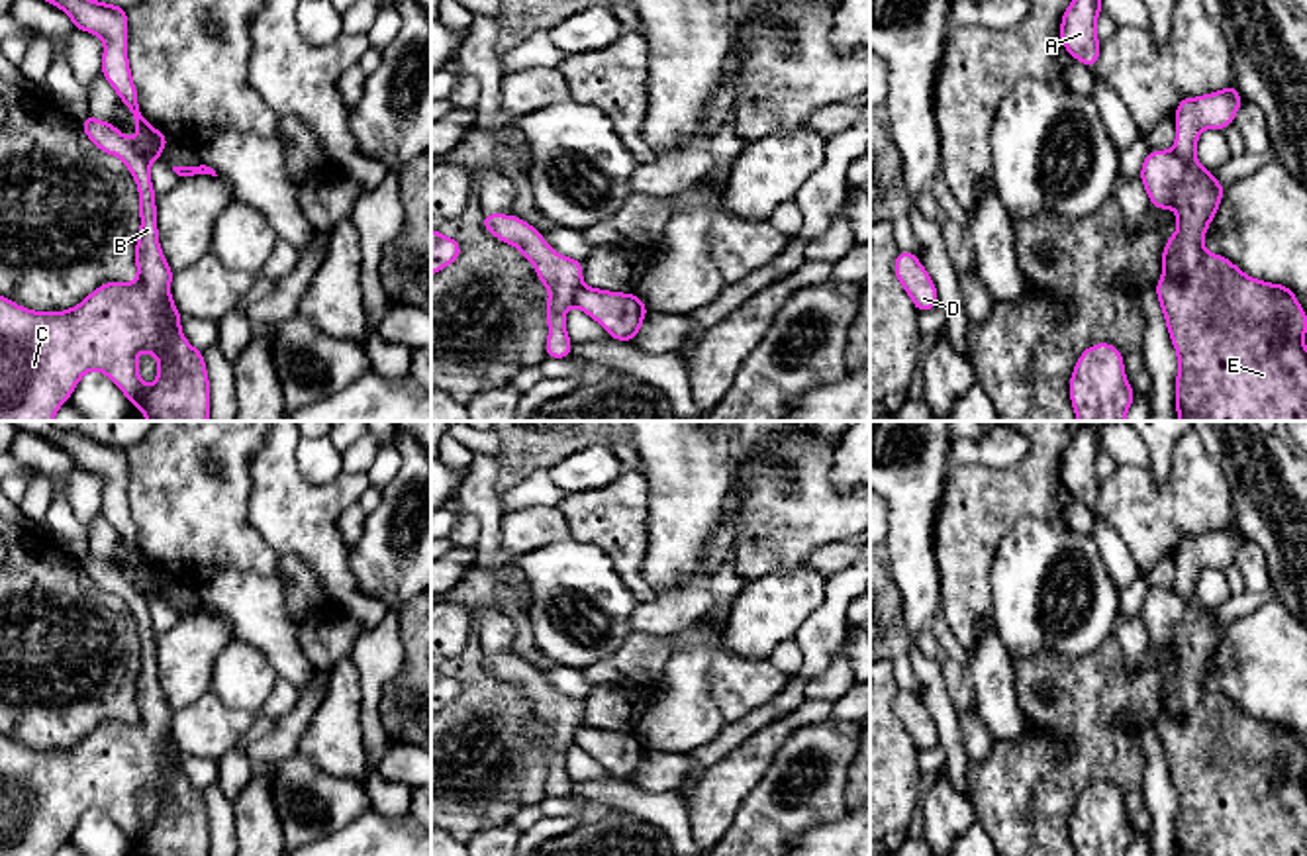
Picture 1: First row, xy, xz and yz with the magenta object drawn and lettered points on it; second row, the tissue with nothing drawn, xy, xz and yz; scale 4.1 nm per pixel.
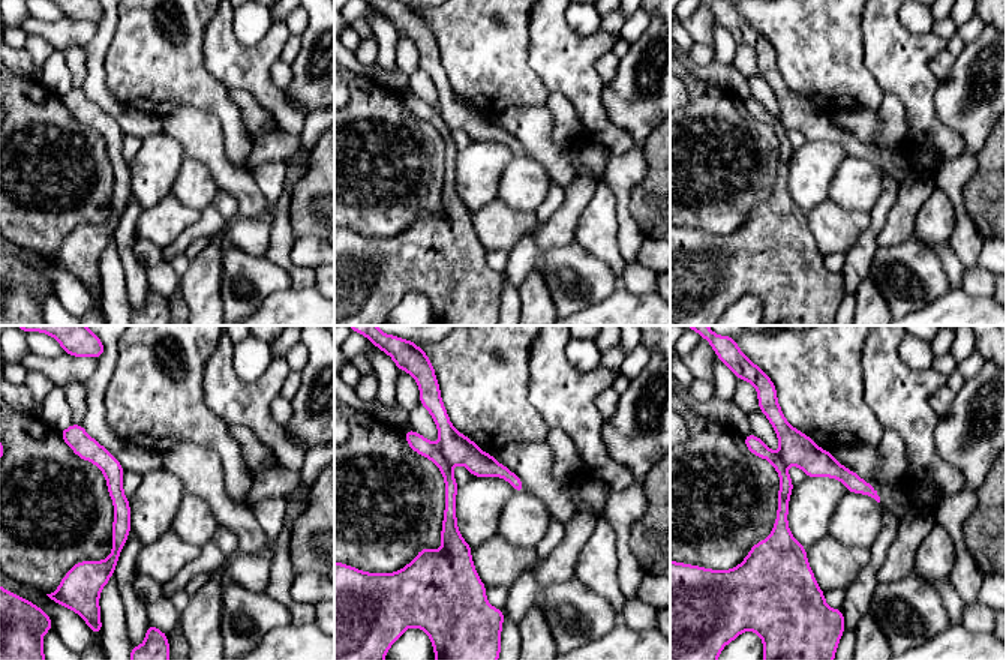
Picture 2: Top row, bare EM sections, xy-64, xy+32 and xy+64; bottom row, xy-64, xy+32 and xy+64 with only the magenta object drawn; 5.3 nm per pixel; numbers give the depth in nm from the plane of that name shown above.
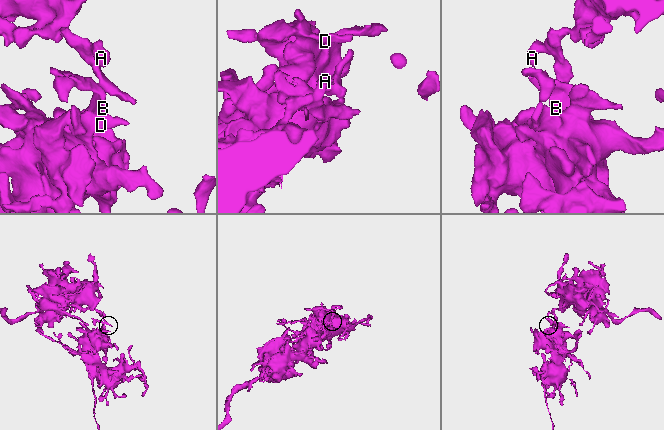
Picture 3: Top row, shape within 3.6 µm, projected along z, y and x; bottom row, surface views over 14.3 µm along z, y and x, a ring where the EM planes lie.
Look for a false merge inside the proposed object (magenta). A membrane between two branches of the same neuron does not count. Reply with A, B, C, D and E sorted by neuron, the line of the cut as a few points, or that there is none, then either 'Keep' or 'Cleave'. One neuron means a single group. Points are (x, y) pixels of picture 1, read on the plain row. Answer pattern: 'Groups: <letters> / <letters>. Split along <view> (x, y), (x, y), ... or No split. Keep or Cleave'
Groups: A B C D E. No split. Keep

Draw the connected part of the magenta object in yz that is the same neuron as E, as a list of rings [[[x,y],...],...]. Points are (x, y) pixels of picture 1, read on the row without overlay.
[[[1233,521],[1219,531],[1182,537],[1174,554],[1174,586],[1148,590],[1140,607],[1150,642],[1158,648],[1172,646],[1178,654],[1154,727],[1178,791],[1178,856],[1307,856],[1307,752],[1295,738],[1295,729],[1256,719],[1203,686],[1225,623],[1197,601],[1197,576],[1207,566],[1229,566],[1242,543]]]

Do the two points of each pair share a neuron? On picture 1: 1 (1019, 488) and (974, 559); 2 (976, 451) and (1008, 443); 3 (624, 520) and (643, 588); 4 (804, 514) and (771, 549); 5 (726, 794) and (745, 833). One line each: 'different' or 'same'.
1: same
2: same
3: same
4: same
5: different

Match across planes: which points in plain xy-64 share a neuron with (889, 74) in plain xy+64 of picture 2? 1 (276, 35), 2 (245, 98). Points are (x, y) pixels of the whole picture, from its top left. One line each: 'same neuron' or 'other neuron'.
1: same neuron
2: other neuron

